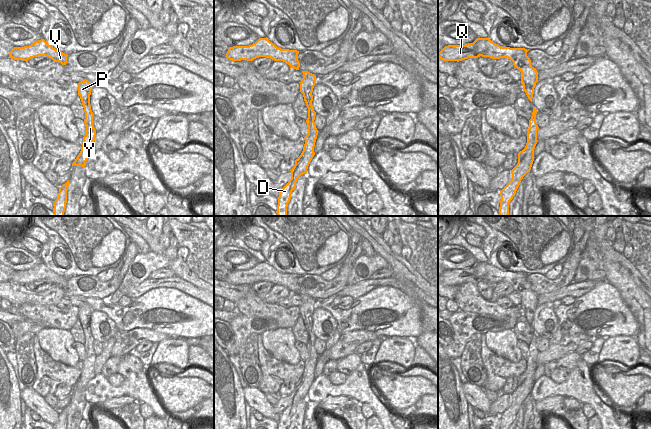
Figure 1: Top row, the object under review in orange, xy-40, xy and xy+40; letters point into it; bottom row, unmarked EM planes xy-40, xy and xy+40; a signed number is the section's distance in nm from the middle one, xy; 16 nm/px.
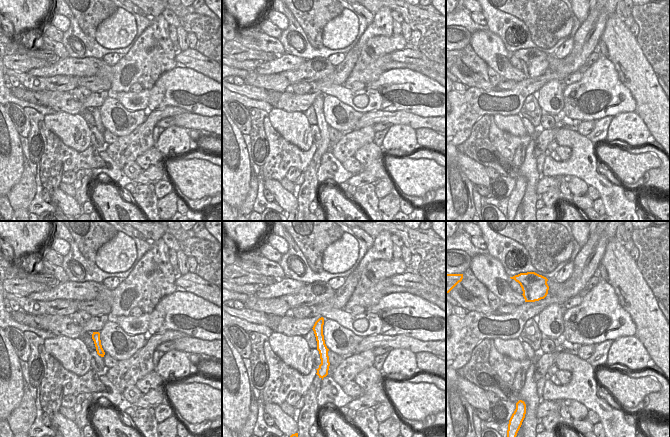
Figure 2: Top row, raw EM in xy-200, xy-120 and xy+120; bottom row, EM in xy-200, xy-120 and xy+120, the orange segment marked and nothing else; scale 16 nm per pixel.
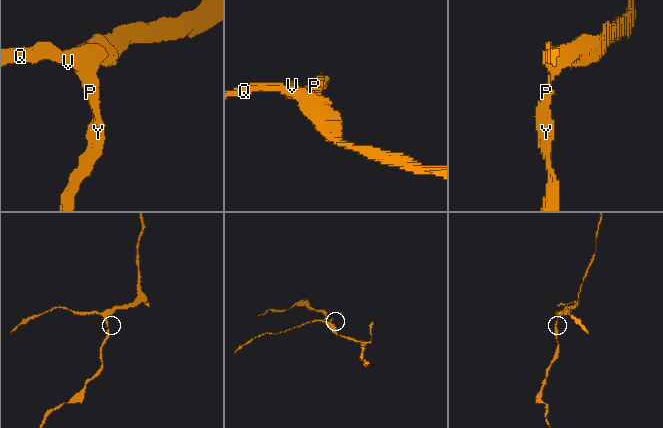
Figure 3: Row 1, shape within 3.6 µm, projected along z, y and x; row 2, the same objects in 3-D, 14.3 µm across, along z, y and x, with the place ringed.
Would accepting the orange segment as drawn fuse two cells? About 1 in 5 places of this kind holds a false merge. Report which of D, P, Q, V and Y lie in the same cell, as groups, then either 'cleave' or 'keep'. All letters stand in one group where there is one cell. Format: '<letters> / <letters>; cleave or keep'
D P Q V Y; keep

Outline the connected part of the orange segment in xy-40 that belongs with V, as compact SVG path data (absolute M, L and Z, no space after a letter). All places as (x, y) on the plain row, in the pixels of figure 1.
M44 263L35 265L33 268L24 271L14 271L10 275L8 282L15 284L27 285L31 282L38 280L47 280L55 286L59 286L62 289L67 287L68 279L56 274L49 269Z

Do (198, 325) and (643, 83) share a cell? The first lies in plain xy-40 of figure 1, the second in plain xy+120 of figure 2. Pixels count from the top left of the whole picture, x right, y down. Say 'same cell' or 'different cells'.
different cells

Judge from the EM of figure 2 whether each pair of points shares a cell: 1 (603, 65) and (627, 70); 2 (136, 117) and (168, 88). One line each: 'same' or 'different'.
1: different
2: different

